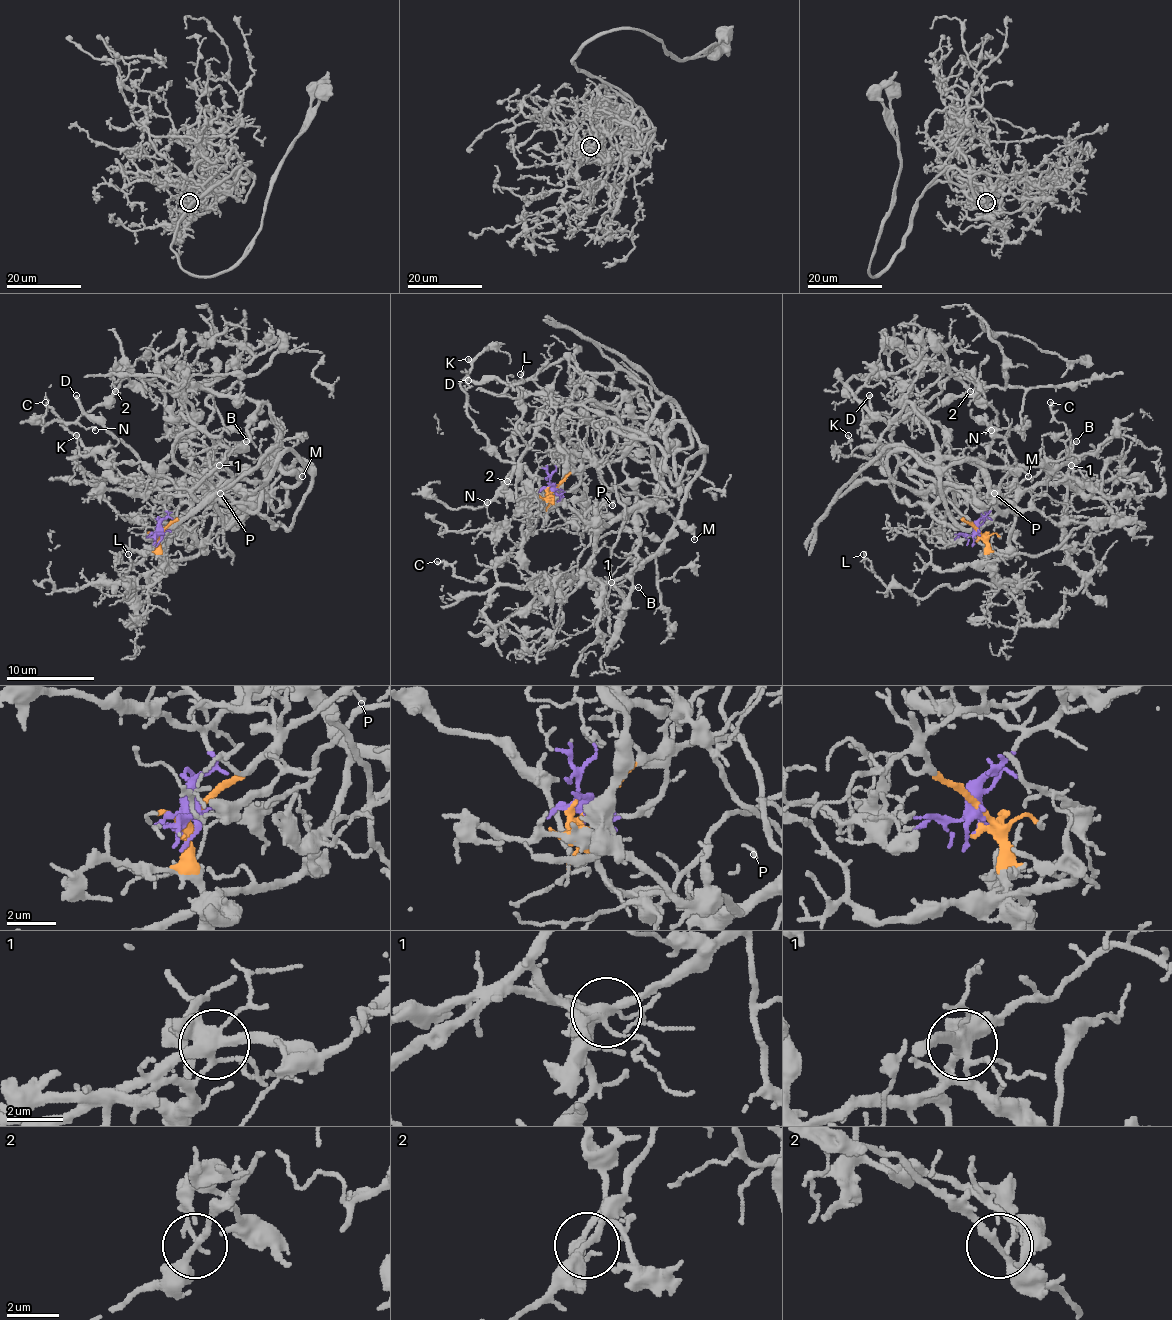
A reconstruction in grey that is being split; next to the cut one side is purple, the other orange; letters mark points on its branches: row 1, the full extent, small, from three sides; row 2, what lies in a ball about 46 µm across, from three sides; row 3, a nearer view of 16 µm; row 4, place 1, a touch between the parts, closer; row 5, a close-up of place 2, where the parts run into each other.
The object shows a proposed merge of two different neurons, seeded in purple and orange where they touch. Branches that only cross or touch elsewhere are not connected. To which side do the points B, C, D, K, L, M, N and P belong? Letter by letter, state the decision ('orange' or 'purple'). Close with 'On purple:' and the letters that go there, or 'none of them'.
B: purple
C: orange
D: orange
K: purple
L: purple
M: purple
N: purple
P: purple
On purple: B, K, L, M, N, P

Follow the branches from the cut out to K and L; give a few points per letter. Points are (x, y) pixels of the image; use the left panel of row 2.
K: (161, 531), (168, 511), (161, 503), (91, 485), (75, 452), (69, 459), (78, 452), (75, 434)
L: (161, 531), (174, 494), (198, 489), (214, 511), (203, 549), (124, 582), (135, 590), (124, 597), (128, 553)

